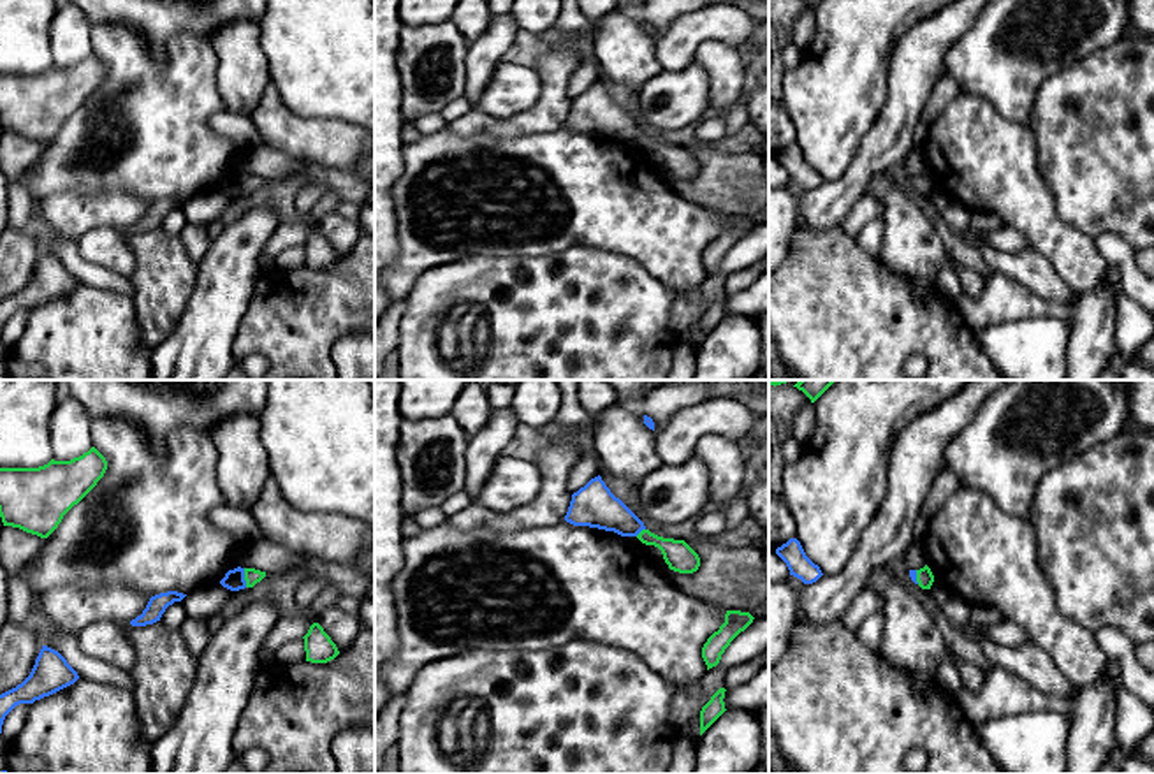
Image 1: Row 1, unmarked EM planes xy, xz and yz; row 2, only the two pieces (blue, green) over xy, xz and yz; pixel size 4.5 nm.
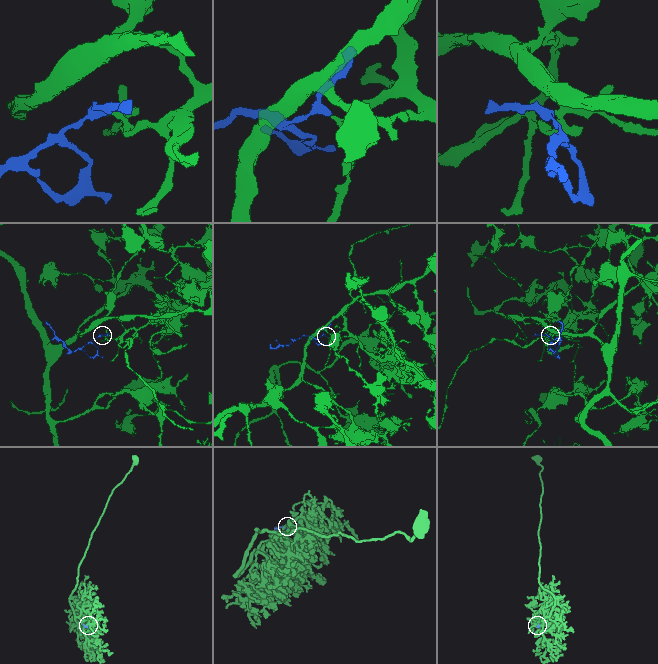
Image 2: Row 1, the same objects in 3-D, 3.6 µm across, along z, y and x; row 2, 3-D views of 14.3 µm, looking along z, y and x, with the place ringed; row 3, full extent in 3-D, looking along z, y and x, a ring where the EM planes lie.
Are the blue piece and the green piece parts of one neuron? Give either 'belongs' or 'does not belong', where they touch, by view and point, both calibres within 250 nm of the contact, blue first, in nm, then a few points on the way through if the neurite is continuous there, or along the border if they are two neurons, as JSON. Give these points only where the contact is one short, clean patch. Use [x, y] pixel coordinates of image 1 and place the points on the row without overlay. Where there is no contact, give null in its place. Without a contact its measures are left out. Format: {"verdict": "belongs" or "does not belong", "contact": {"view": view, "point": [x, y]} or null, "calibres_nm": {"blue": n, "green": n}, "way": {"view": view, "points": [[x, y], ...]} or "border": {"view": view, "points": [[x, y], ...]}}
{"verdict": "belongs", "contact": {"view": "xy", "point": [243, 183]}, "calibres_nm": {"blue": 100, "green": 70}, "way": {"view": "xy", "points": [[234, 185], [243, 183], [252, 182]]}}

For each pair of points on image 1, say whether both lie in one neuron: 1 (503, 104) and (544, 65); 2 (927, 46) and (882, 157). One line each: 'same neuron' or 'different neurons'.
1: different neurons
2: same neuron

